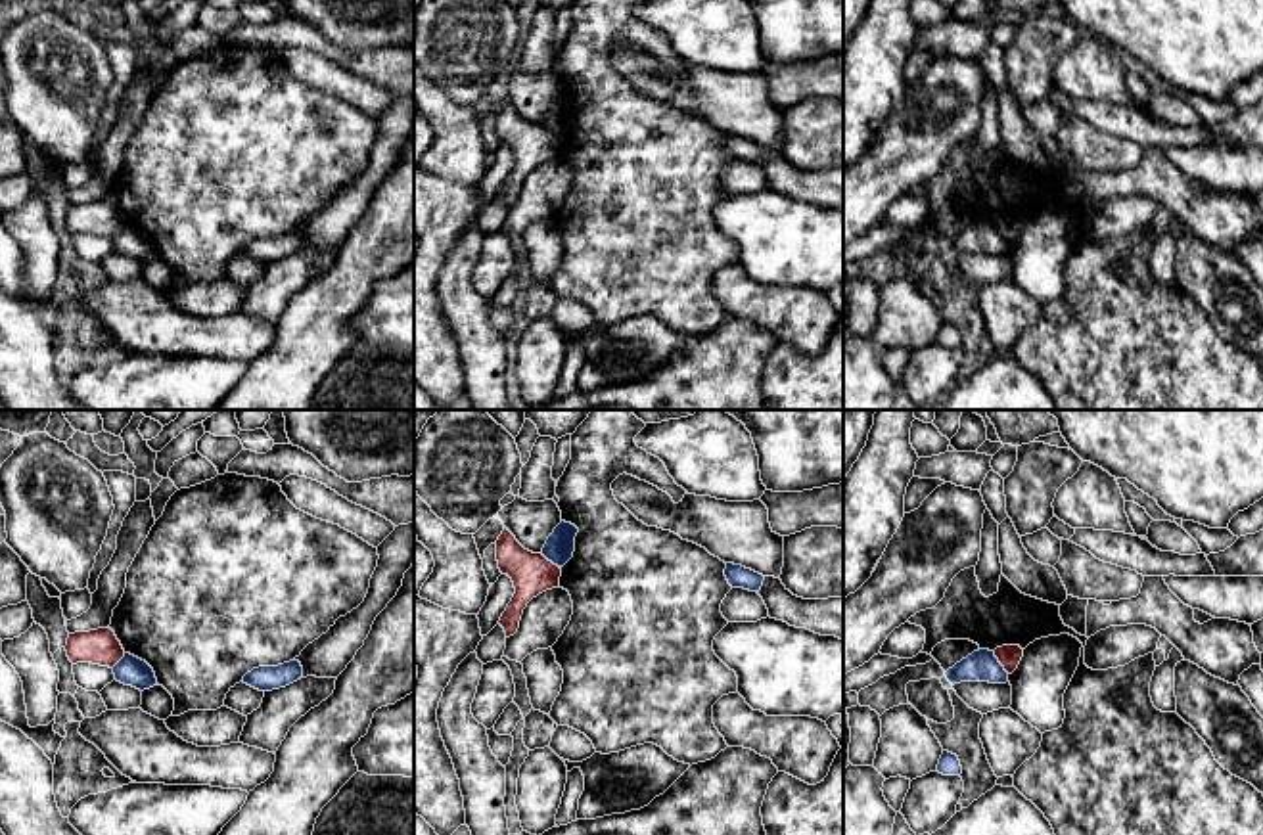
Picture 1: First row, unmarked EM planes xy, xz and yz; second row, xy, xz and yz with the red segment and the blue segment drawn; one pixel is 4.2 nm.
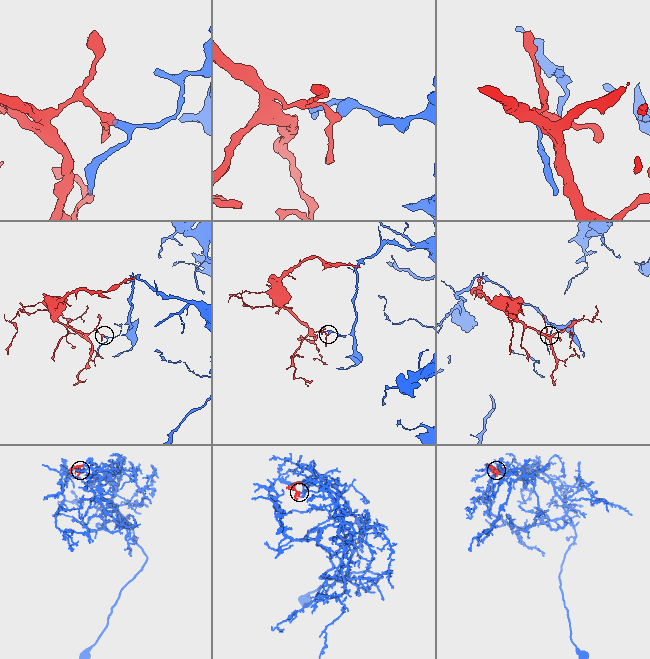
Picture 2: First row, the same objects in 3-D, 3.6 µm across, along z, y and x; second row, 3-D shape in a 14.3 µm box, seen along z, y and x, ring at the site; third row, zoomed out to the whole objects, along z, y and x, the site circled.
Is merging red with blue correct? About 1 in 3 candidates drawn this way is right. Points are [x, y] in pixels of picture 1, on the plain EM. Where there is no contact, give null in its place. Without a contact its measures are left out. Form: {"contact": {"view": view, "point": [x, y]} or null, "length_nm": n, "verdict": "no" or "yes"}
{"contact": {"view": "yz", "point": [999, 232]}, "length_nm": 120, "verdict": "no"}

